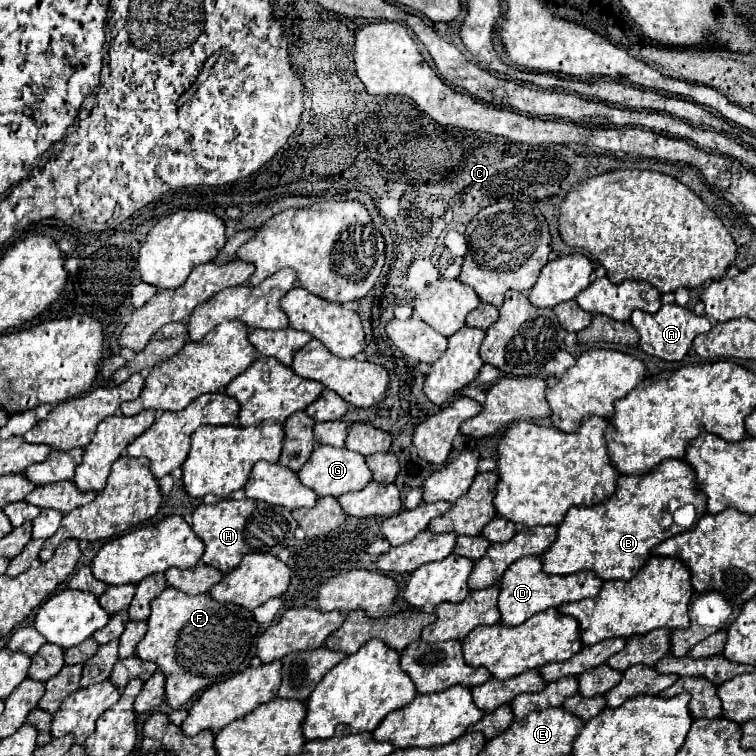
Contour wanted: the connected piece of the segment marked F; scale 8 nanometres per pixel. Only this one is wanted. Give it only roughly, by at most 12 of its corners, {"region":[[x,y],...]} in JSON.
{"region":[[168,586],[136,656],[180,708],[234,676],[260,636],[250,610]]}

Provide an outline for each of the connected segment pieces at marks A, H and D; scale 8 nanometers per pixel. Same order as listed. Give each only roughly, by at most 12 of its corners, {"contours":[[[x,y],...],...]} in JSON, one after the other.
{"contours":[[[674,302],[656,314],[636,310],[638,346],[680,362],[696,334],[712,328]],[[252,498],[200,504],[202,562],[234,570],[248,552],[294,542],[292,510]],[[540,556],[516,560],[500,582],[502,624],[596,598],[594,572],[554,576]]]}

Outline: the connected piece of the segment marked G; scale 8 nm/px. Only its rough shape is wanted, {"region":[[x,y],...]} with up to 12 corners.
{"region":[[316,446],[298,472],[318,496],[356,492],[372,480],[366,458]]}

